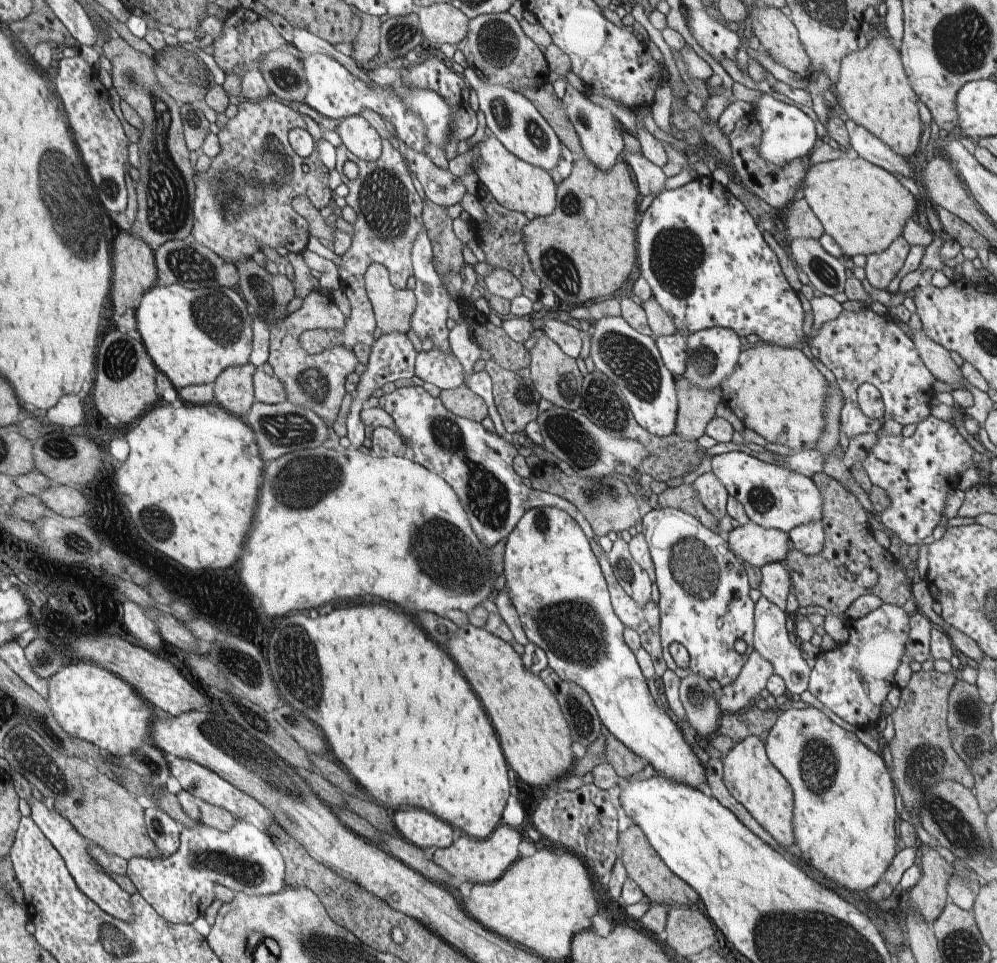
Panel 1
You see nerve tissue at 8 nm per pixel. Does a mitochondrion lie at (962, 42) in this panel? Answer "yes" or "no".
yes

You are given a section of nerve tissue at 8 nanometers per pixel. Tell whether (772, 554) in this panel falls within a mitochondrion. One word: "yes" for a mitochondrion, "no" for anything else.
no

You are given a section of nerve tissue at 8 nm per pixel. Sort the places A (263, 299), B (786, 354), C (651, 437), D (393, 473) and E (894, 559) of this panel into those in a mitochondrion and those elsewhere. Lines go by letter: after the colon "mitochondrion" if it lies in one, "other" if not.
A: mitochondrion
B: other
C: other
D: other
E: other

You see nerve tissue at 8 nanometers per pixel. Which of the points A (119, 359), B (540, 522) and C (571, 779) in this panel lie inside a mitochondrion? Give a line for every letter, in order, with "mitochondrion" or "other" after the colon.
A: mitochondrion
B: mitochondrion
C: other

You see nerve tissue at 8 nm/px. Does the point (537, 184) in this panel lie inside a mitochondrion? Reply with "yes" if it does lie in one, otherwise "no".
no

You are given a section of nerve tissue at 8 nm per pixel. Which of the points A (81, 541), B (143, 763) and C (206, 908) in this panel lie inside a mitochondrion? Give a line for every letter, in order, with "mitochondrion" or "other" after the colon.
A: mitochondrion
B: mitochondrion
C: other

